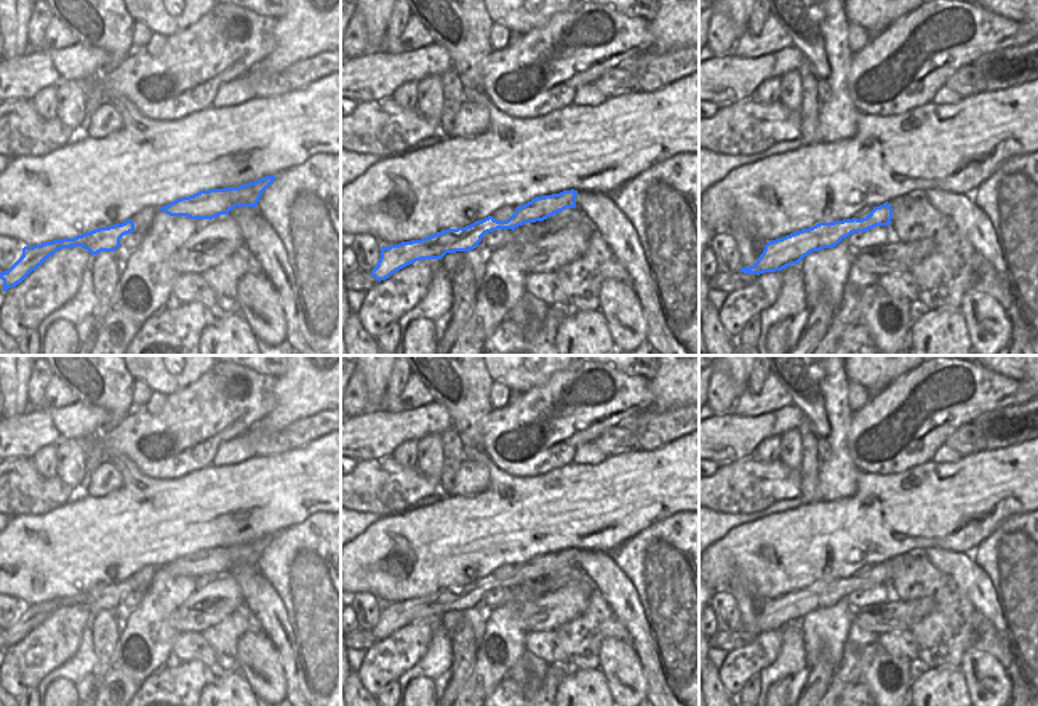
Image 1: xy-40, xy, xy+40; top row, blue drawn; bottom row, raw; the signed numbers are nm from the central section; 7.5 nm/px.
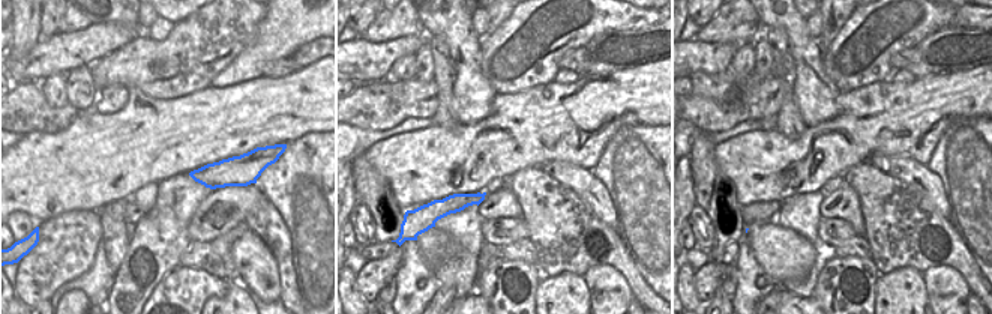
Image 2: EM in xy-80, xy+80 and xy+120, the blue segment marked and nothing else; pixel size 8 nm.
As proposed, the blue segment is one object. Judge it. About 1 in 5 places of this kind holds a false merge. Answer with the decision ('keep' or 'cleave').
keep

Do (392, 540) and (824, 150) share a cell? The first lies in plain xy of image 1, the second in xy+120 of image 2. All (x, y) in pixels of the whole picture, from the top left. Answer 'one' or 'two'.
one

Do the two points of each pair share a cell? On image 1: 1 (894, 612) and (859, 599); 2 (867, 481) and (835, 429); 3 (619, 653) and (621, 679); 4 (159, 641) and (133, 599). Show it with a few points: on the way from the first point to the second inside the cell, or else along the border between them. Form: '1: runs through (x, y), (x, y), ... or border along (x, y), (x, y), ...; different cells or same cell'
1: border along (896, 599), (869, 604), (854, 610); different cells
2: border along (859, 471), (856, 490), (835, 500); different cells
3: runs through (619, 660), (621, 673); same cell
4: border along (146, 591), (131, 610); different cells

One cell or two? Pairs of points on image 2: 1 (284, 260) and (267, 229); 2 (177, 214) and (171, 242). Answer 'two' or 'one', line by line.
1: one
2: one

